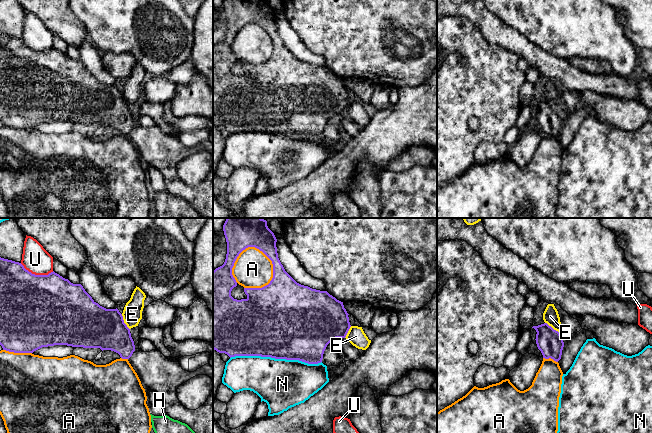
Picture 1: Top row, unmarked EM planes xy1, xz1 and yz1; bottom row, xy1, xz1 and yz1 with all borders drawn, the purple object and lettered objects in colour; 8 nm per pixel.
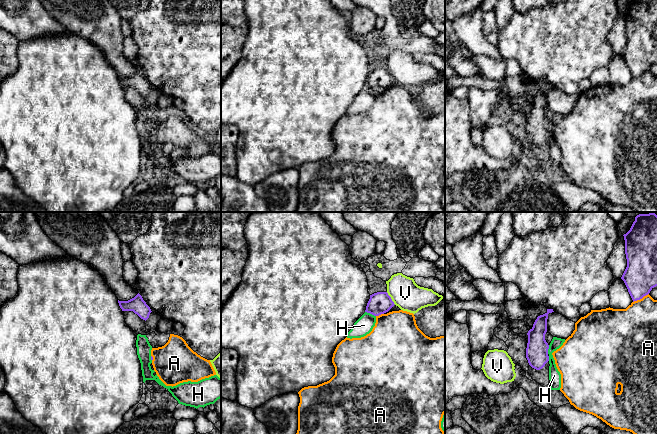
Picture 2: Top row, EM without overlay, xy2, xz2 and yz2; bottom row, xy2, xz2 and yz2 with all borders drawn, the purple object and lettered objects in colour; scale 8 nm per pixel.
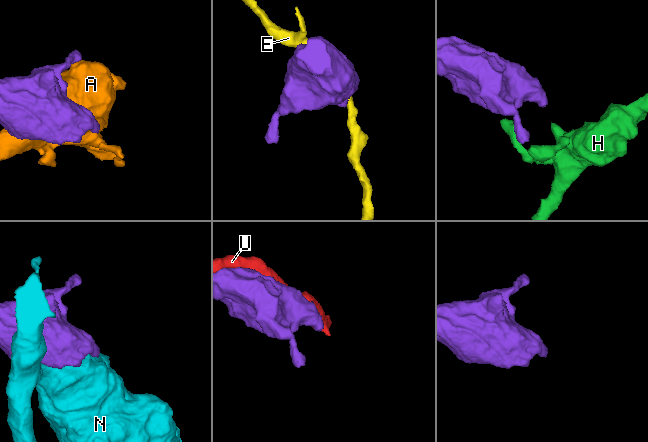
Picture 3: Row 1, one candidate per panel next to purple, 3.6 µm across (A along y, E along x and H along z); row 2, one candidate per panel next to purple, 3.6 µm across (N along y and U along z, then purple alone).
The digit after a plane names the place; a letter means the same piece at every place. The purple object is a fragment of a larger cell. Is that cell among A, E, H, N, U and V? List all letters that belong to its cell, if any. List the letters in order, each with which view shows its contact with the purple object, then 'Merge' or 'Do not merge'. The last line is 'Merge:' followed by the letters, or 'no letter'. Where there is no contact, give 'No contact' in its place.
A: Touches purple in xz1. Do not merge
E: Touches purple in xy1. Do not merge
H: Touches purple in xz2. Do not merge
N: Touches purple in xz1. Do not merge
U: Touches purple in xy1. Do not merge
V: Touches purple in xz2. Do not merge
Merge: no letter

